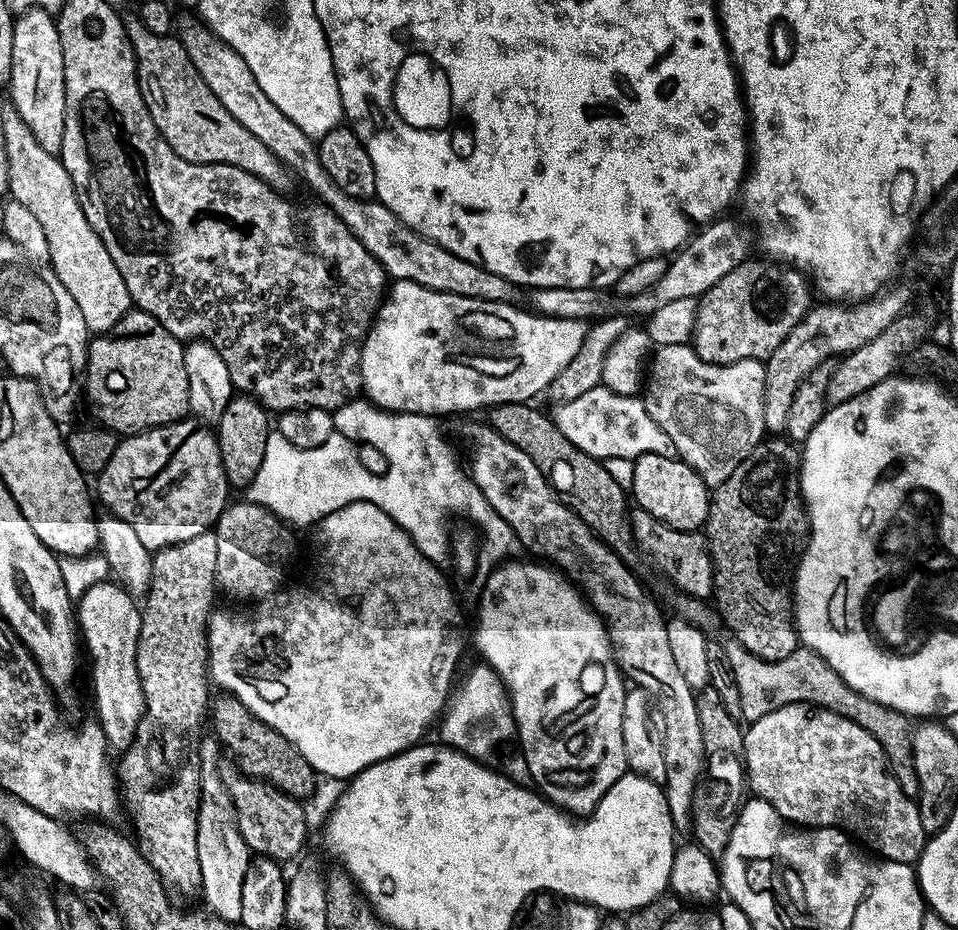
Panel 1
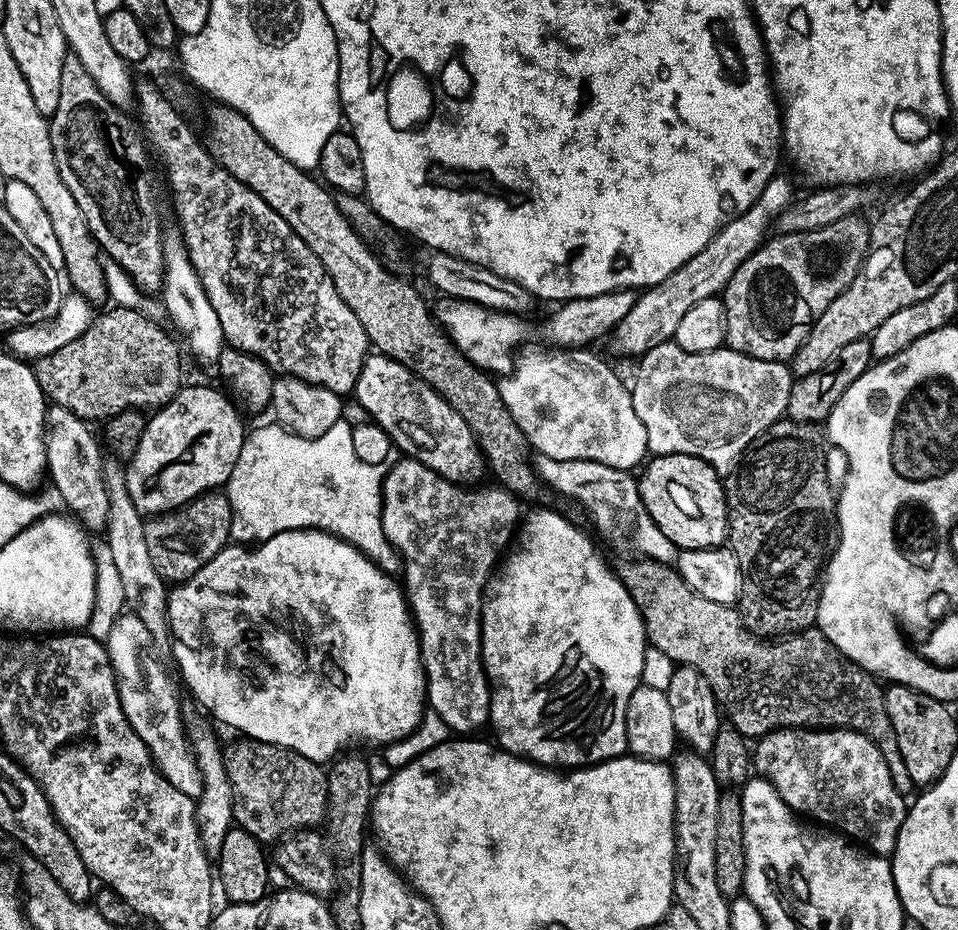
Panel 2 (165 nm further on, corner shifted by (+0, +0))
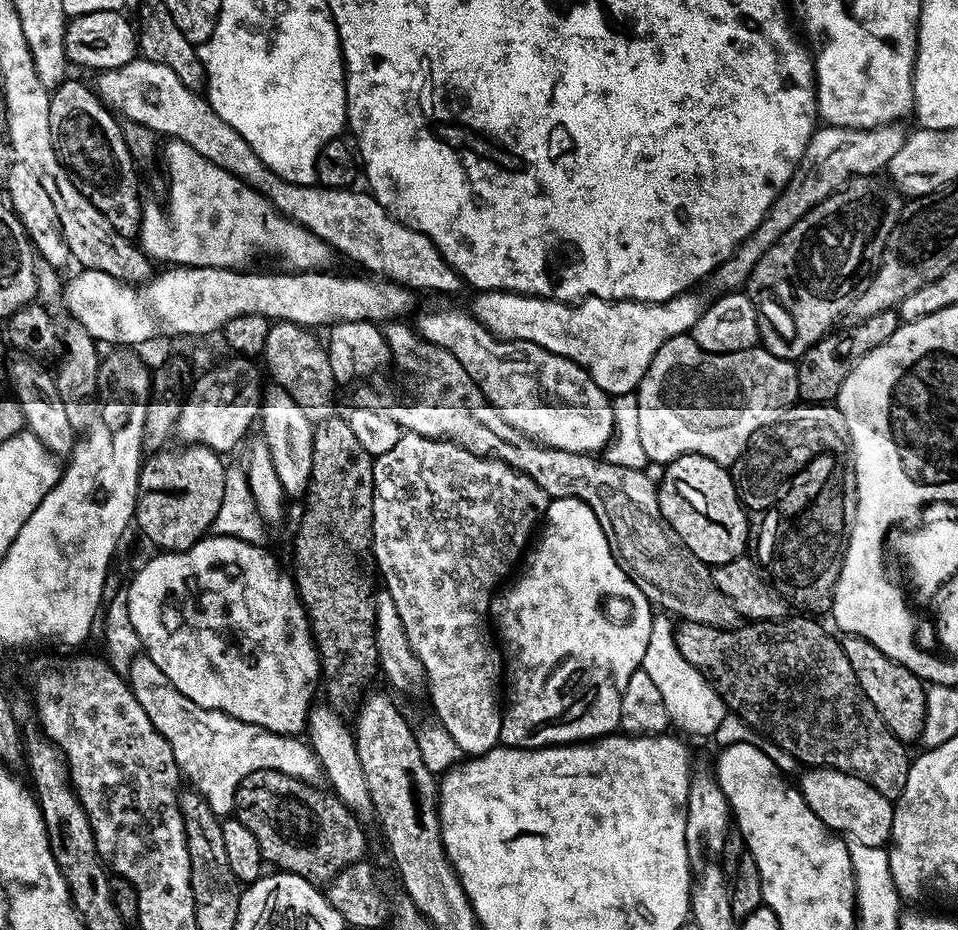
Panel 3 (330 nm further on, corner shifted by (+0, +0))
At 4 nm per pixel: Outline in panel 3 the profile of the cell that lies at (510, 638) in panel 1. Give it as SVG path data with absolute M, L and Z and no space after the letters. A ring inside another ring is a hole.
M558 496L549 499L546 519L535 537L534 547L523 557L519 572L520 577L516 581L513 579L507 587L493 595L490 609L490 616L494 621L499 643L502 645L503 655L506 657L506 703L503 705L500 717L501 741L510 748L550 748L573 742L591 742L601 736L615 733L620 728L622 694L626 690L626 682L630 682L630 674L641 671L646 658L646 646L650 646L653 604L648 601L646 594L642 594L642 590L638 590L638 586L634 586L626 570L618 566L610 550L610 542L606 542L606 534L594 510L590 510L590 506L586 506L586 502L578 498Z

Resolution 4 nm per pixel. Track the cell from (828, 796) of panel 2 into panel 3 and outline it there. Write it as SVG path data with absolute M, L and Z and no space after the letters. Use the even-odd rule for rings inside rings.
M808 768L800 776L798 790L825 828L851 843L882 848L891 841L893 801L878 794L870 782L837 768Z

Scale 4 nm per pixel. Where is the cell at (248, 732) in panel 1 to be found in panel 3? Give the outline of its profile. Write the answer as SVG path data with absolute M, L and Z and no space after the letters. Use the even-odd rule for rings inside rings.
M258 770L242 778L236 791L234 816L242 822L242 826L246 826L246 830L250 830L250 834L254 834L254 838L258 838L258 846L265 860L272 862L277 870L298 874L320 886L327 885L328 881L333 880L343 868L348 868L355 860L365 859L366 856L364 832L360 829L361 821L357 819L352 809L331 791L307 784L278 770Z

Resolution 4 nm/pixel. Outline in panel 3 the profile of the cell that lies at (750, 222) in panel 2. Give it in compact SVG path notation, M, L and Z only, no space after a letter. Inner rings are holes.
M903 123L883 124L877 128L833 128L831 126L817 127L812 133L810 142L790 178L790 182L782 190L768 217L754 229L739 248L733 252L729 260L725 260L710 277L713 293L720 294L725 290L740 290L753 279L758 262L762 262L762 254L794 226L814 206L818 206L828 196L840 191L848 181L858 176L876 176L888 167L890 158L902 150L906 137Z

